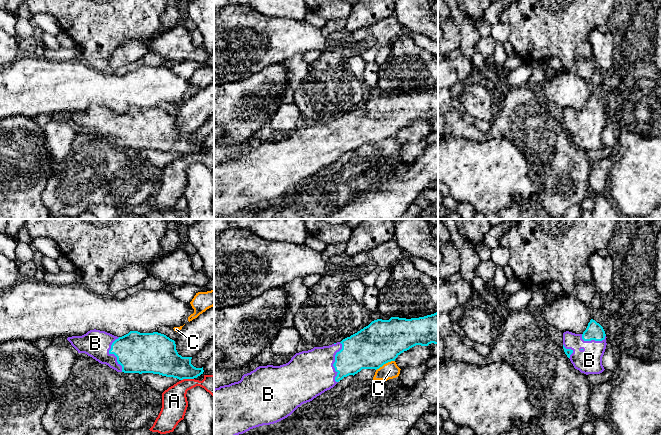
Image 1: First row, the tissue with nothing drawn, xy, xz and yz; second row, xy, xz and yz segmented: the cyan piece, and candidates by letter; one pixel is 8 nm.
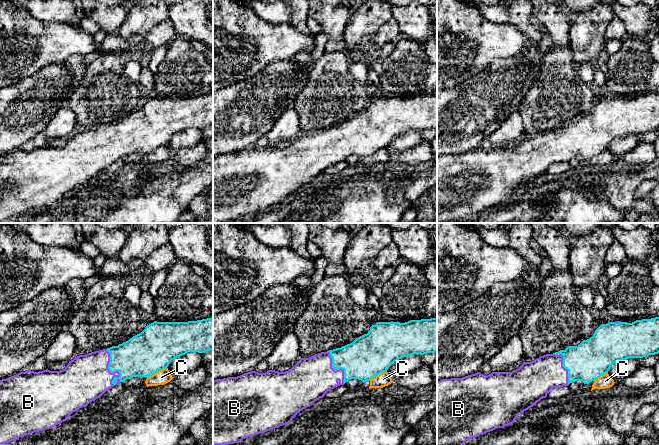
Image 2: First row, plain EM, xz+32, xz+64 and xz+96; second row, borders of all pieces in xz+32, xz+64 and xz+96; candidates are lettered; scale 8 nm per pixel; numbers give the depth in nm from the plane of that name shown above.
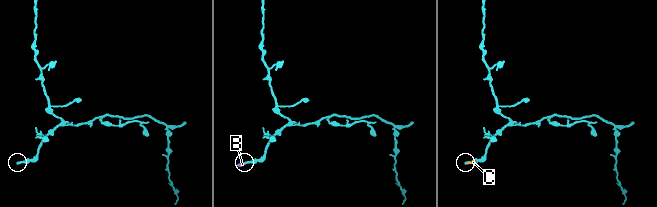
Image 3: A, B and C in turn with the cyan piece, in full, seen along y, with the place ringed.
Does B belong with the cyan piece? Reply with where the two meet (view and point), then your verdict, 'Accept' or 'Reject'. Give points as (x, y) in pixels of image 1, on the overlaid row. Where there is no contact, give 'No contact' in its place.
Touches cyan at xz (334, 362). Accept

